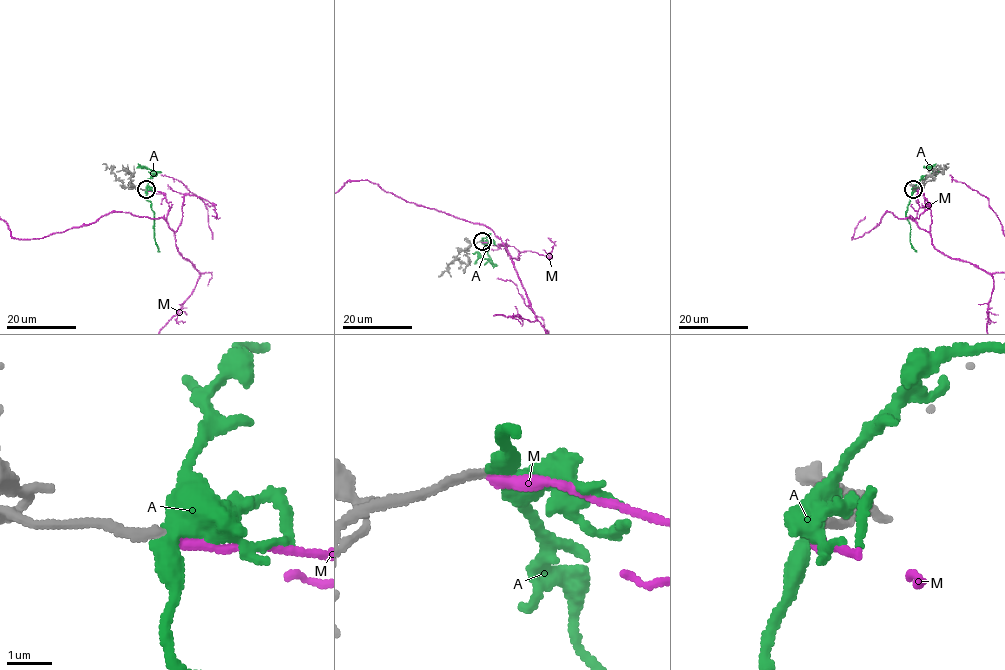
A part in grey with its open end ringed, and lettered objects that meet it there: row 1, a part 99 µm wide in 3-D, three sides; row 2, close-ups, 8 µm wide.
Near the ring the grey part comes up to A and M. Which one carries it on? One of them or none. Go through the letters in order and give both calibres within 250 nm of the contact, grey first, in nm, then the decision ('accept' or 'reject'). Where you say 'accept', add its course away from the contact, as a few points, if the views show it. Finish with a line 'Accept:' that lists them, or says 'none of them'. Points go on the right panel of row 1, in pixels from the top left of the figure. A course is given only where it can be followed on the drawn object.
A: 240/420 nm | accept | via (913, 190), (906, 218), (910, 225), (909, 240), (916, 252)
M: 240/280 nm | reject
Accept: A

